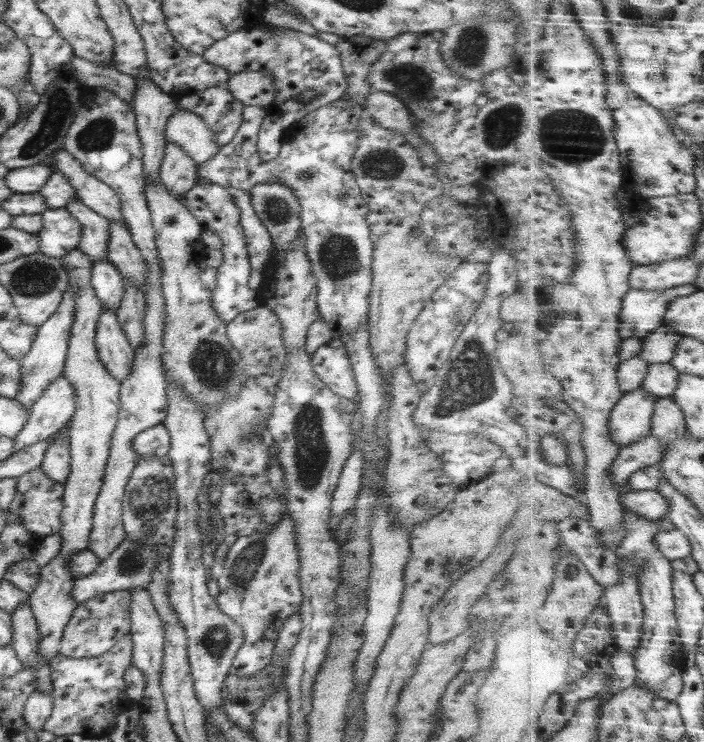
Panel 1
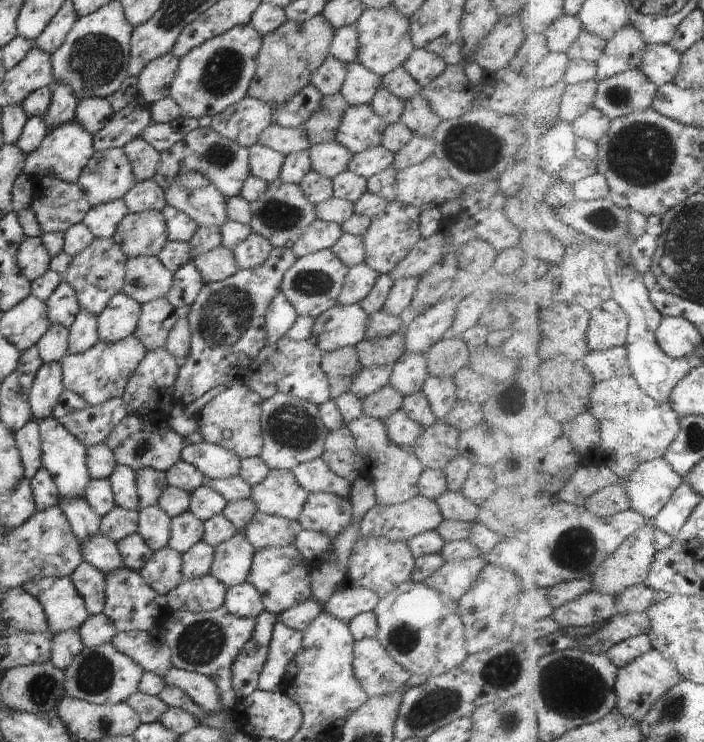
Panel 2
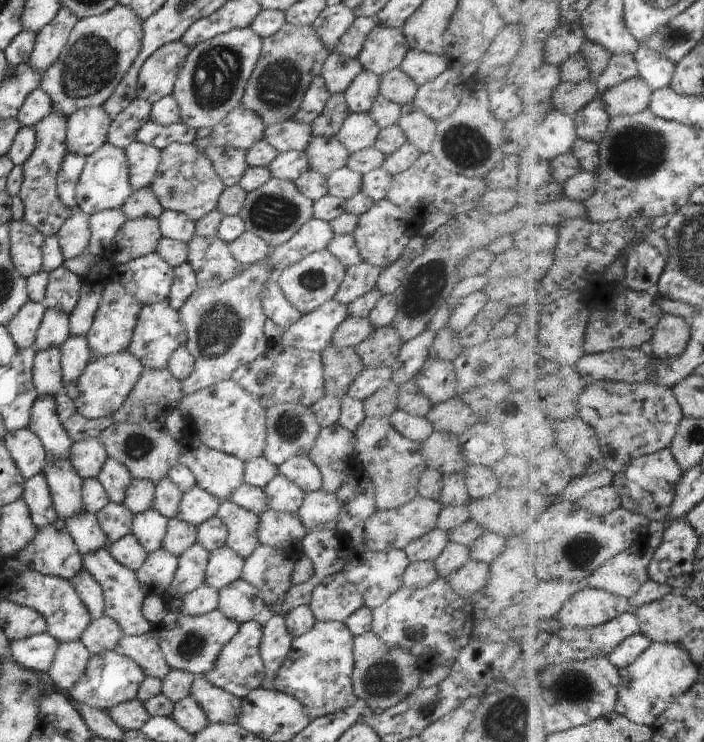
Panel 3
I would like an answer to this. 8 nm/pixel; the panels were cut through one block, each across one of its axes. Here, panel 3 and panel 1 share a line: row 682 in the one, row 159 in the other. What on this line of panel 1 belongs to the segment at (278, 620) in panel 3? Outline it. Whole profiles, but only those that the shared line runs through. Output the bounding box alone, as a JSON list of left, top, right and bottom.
[201,21,347,161]

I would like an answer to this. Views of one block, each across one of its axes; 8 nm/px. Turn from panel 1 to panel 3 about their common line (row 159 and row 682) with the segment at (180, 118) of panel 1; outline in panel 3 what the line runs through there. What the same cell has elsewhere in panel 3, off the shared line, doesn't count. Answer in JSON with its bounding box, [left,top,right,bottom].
[191,675,241,723]

